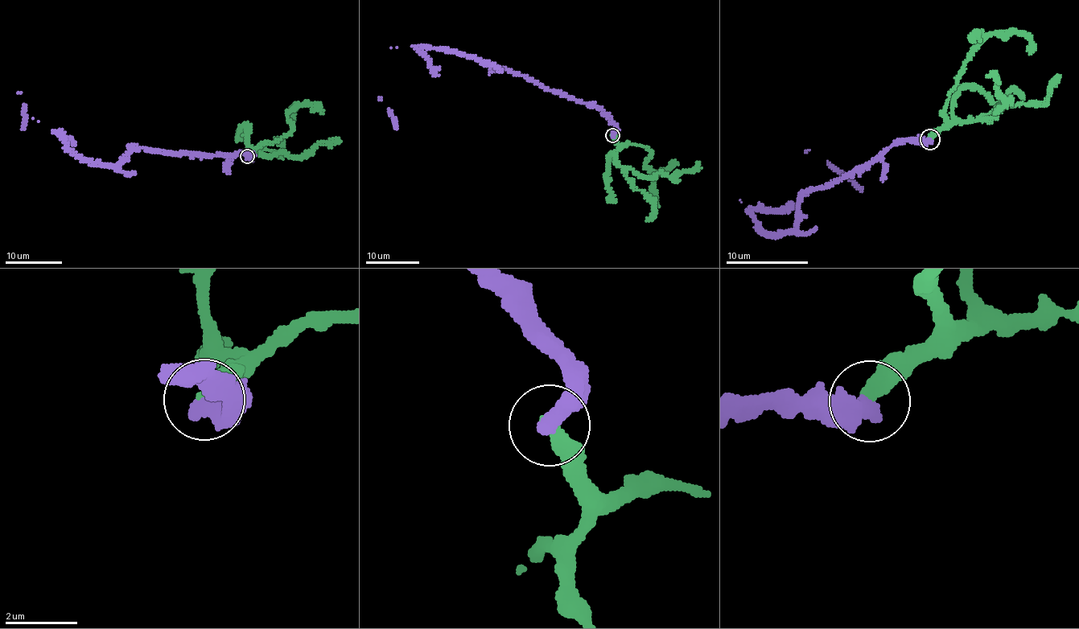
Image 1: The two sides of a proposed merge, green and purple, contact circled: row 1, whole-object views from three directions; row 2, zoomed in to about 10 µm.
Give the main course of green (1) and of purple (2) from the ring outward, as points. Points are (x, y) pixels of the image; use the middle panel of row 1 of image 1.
1: (612, 135), (623, 146), (634, 145), (644, 146), (650, 151), (645, 163), (654, 181), (655, 202)
2: (612, 135), (615, 125), (594, 105), (455, 52), (424, 47), (419, 49), (432, 73), (392, 113), (393, 127)

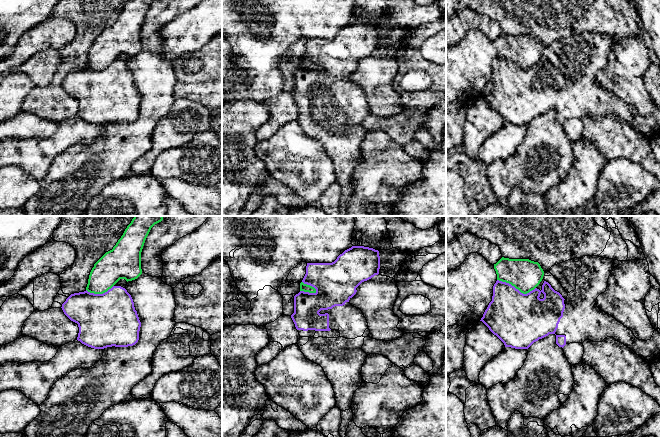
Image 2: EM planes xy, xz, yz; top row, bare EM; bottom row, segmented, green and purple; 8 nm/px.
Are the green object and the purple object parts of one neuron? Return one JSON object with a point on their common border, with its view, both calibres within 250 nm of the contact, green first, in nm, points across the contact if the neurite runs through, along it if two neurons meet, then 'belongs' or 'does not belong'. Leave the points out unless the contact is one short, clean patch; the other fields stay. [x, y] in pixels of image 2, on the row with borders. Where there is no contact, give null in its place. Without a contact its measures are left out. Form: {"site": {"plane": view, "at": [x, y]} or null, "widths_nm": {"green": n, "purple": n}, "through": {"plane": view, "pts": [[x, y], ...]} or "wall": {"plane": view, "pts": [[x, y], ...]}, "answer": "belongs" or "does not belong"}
{"site": {"plane": "yz", "at": [516, 288]}, "widths_nm": {"green": 260, "purple": 420}, "wall": {"plane": "yz", "pts": [[497, 279], [510, 283], [523, 293], [528, 293], [535, 288]]}, "answer": "does not belong"}

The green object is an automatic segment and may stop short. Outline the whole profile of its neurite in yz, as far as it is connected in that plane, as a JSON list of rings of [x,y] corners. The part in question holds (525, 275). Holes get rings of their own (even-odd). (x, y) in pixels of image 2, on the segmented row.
[[[478,253],[469,254],[459,267],[446,273],[446,328],[459,325],[469,330],[478,323],[492,301],[497,280],[527,294],[543,276],[540,264],[529,259],[502,257],[492,265]]]

